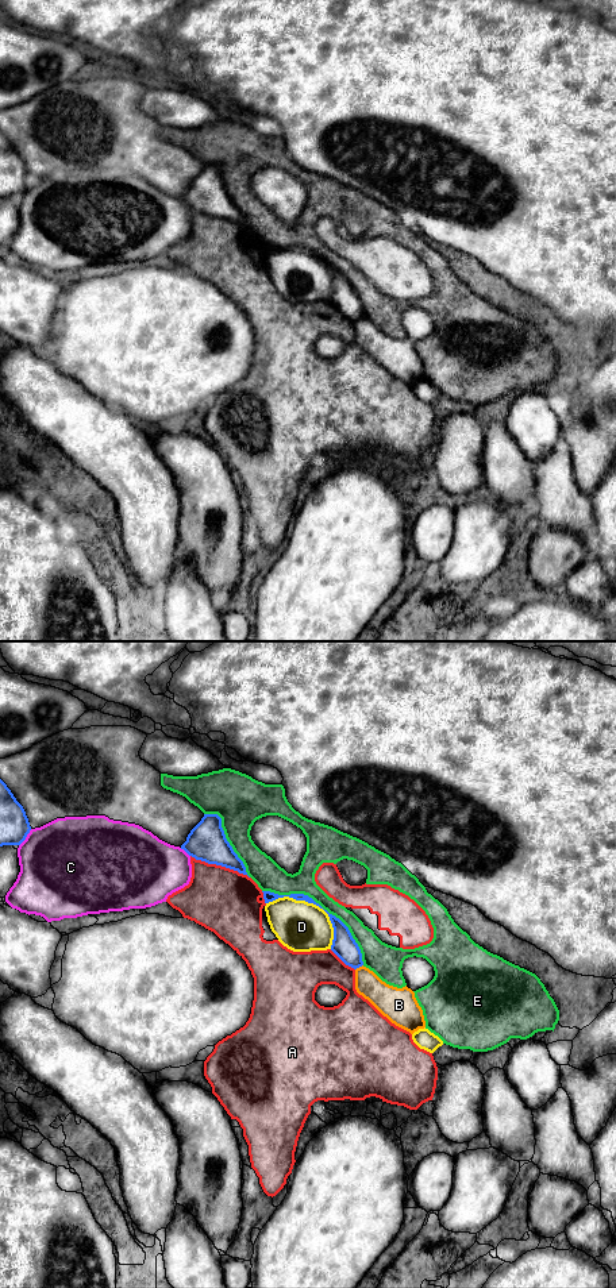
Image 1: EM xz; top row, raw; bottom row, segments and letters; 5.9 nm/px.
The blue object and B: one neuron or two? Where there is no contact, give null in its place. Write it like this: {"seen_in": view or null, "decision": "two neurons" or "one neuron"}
{"seen_in": "xz", "decision": "two neurons"}

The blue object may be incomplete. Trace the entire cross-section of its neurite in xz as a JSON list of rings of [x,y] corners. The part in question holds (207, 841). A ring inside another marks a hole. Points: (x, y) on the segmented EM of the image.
[[[204,814],[201,821],[188,834],[181,849],[196,860],[247,875],[243,861],[226,838],[222,818],[217,814]]]

